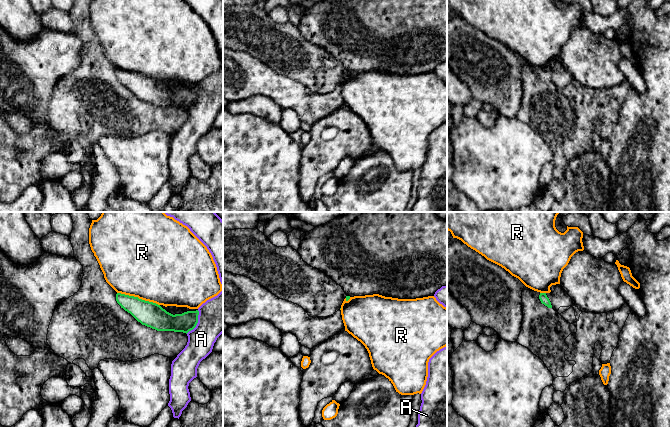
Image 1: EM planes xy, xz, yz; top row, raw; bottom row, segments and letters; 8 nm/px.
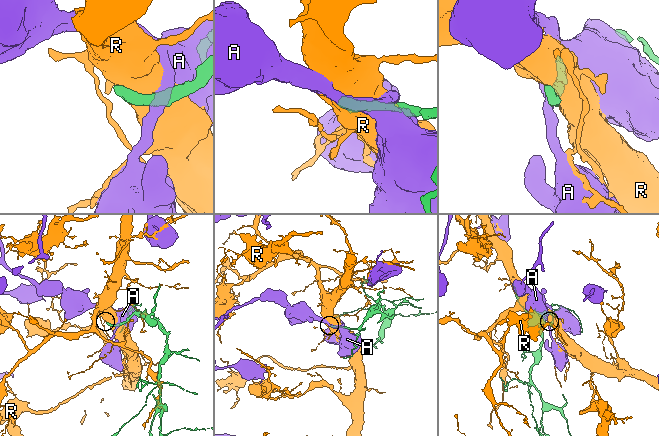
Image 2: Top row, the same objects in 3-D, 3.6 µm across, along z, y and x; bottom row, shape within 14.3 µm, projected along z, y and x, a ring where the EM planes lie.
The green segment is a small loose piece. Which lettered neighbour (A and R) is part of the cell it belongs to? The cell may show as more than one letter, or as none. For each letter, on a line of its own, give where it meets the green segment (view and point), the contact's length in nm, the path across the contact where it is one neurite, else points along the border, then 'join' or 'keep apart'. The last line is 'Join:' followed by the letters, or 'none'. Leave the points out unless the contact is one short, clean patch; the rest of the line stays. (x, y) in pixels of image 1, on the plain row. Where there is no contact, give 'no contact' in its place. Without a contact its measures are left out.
A: contact xy (197, 98); length 220 nm; keep apart
R: contact xy (137, 73); length 360 nm; keep apart
Join: none

